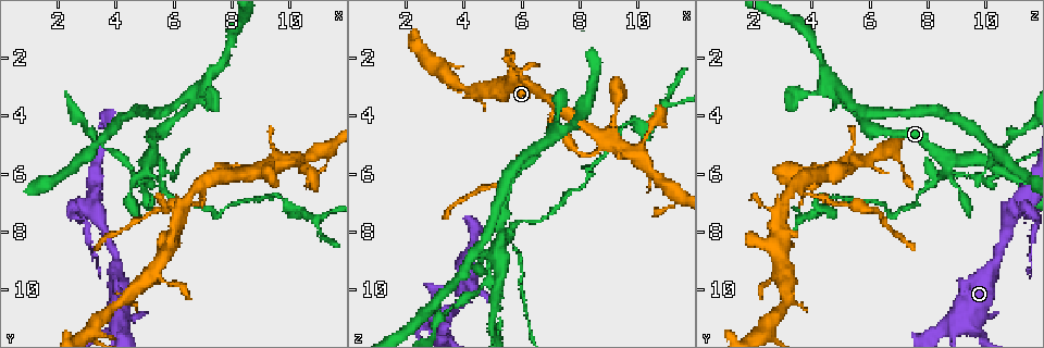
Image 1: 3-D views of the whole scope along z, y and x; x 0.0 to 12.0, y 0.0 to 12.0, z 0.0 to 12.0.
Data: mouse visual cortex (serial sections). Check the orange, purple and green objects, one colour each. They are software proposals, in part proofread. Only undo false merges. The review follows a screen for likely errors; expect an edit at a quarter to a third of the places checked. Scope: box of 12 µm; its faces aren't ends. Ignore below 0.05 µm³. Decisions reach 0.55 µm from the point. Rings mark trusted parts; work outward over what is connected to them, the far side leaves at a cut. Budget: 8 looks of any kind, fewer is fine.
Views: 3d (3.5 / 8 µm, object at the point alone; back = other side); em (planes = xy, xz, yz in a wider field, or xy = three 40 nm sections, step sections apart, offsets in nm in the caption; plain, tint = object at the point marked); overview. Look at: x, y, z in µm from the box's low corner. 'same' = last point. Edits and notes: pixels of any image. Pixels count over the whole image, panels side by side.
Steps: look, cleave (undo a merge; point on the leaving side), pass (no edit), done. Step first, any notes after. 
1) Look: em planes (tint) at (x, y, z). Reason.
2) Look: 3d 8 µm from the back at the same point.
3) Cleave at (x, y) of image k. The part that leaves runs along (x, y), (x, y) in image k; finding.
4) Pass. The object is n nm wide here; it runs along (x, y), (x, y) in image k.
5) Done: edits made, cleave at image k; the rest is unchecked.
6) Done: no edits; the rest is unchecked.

Look: 3d 3.5 µm from the back at (7.0, 3.2, 4.6). Three arms meet.

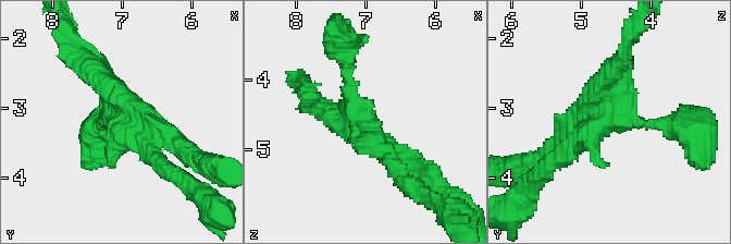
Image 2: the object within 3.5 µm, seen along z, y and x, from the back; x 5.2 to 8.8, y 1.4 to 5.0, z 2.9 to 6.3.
Look: em xy step 5 (tint) at (7.00, 3.15, 4.70). Need the tissue.

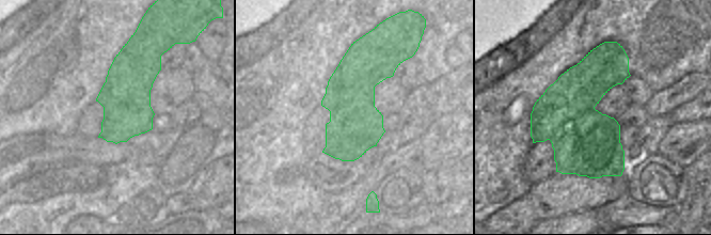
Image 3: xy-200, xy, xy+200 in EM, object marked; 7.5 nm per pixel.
Cleave at (326, 105) of image 2. A second cell is stuck on.

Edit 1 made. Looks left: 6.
Look: 3d 3.5 µm at (5.1, 5.8, 8.6). Sudden change in width.

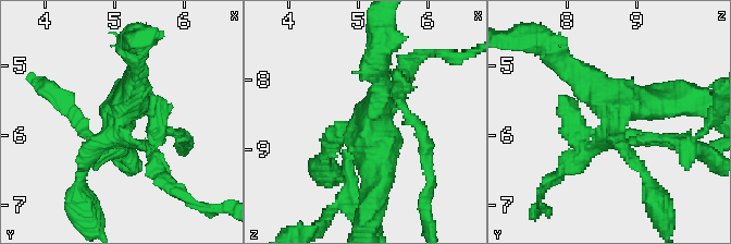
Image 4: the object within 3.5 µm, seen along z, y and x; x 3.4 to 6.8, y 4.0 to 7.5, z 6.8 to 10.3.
Look: em xy step 5 (tint) at (5.05, 5.80, 8.65).

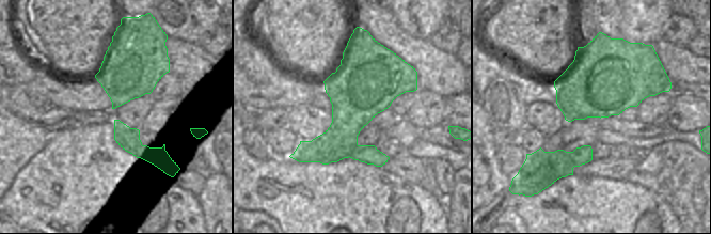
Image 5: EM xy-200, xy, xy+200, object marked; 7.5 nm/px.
Cleave at (160, 141) of image 4. The part that leaves runs along (136, 141), (193, 204) in image 4; two cells meet here.

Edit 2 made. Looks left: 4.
Look: overview. See it whole again.

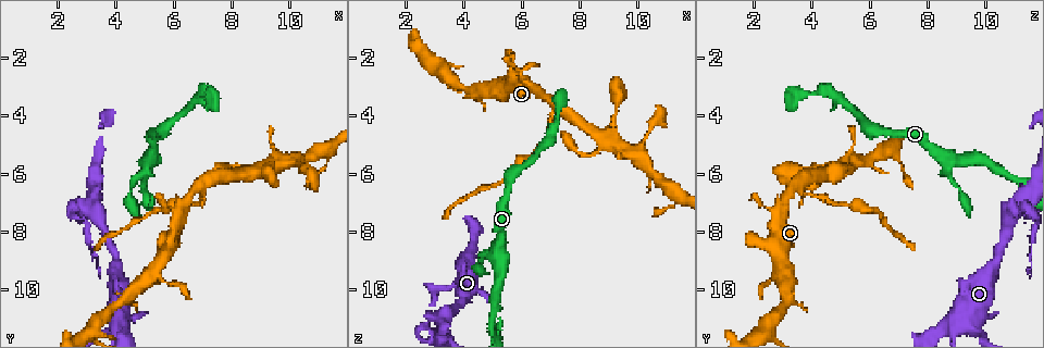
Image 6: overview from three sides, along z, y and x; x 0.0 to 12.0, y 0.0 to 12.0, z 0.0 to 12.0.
Look: 3d 8 µm at (7.0, 6.3, 3.5). Side arm on a straight run.

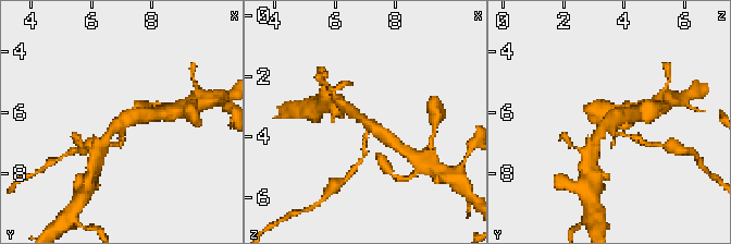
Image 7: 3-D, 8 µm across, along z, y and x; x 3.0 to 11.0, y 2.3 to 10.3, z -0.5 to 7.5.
Look: 3d 3.5 µm at (7.0, 6.4, 3.5).

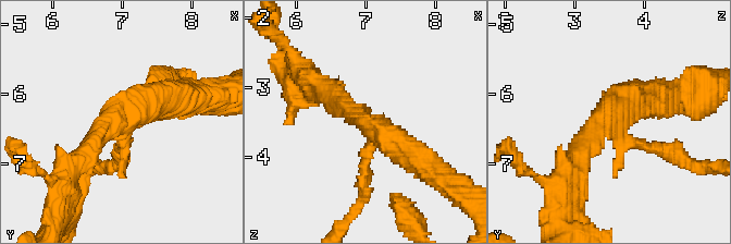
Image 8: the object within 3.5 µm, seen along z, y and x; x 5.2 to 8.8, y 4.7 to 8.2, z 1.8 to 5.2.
Look: em xy step 3 (tint) at (7.05, 6.45, 3.50).

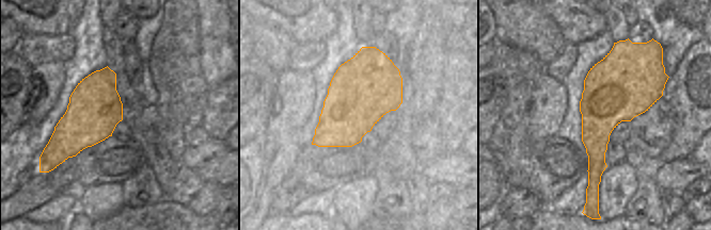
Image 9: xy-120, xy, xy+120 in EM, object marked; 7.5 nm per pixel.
Cleave at (682, 154) of image 8. Two cells meet here.

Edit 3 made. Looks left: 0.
Done: edits made, cleave at image 2, cleave at image 4, cleave at image 8; the rest is unchecked.

